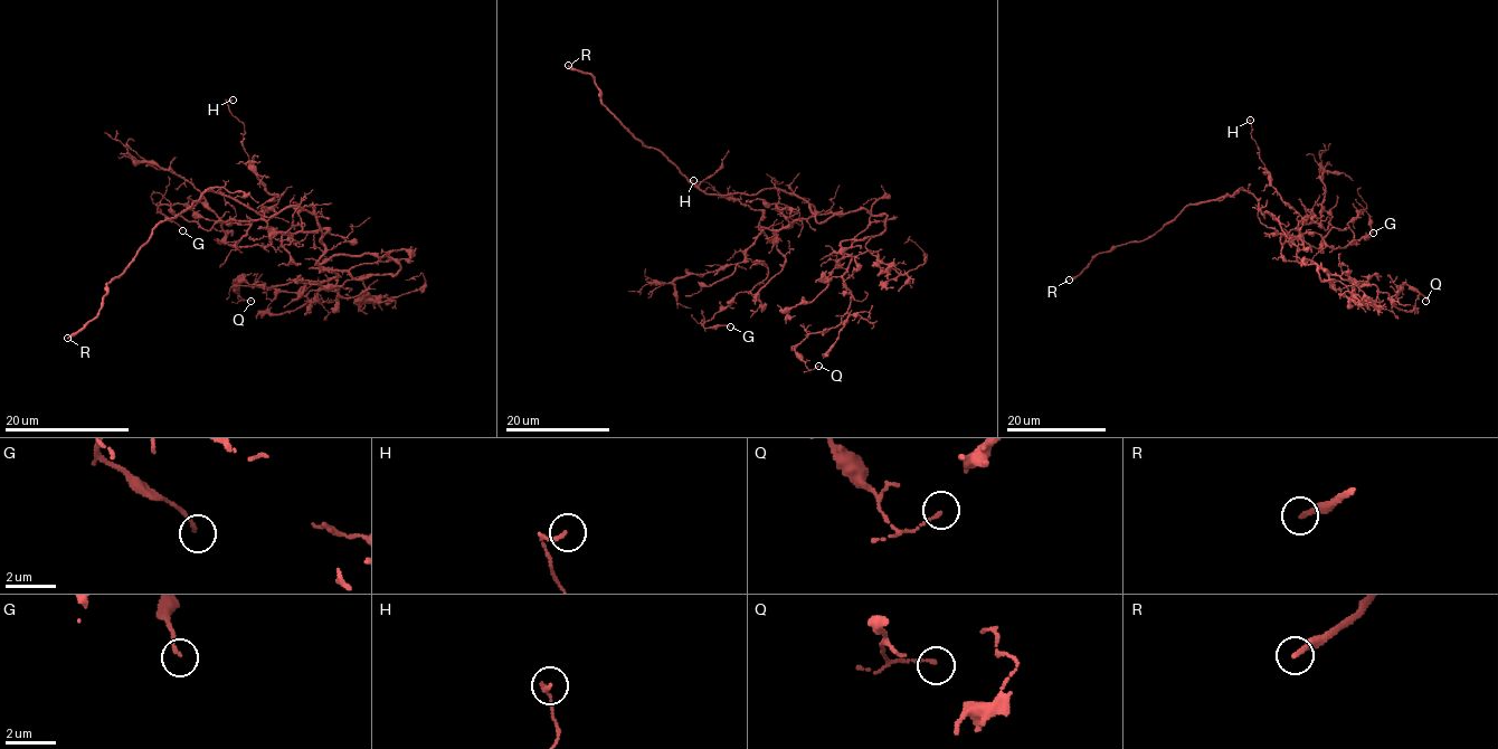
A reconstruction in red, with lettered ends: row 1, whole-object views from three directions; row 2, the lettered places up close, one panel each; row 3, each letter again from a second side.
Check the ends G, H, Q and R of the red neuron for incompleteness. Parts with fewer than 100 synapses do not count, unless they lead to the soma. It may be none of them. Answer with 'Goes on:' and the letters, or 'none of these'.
Goes on: R

